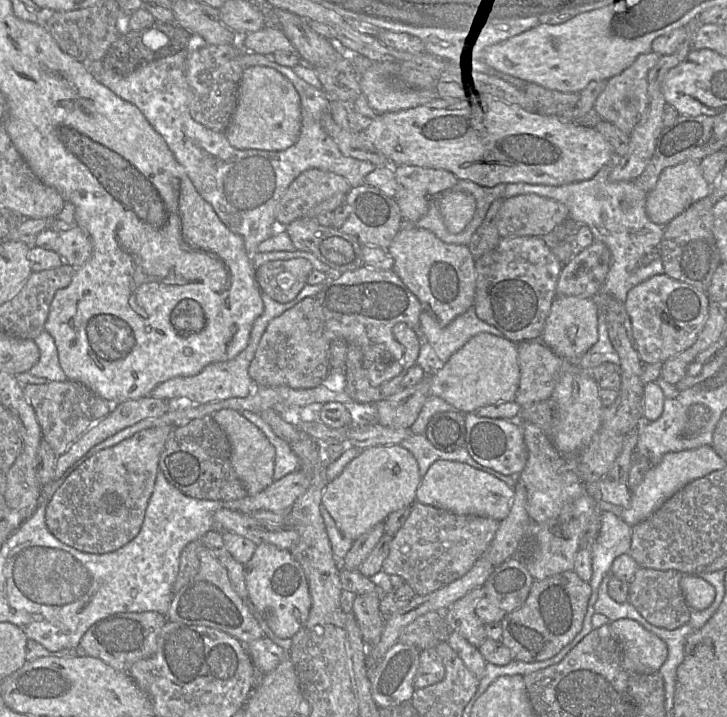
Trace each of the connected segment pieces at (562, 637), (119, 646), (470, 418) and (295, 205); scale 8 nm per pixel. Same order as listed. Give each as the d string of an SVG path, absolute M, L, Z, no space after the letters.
M565 571L534 581L527 599L500 621L501 643L510 649L513 660L526 663L552 658L580 632L592 590L574 571Z
M157 612L120 613L109 616L83 635L76 648L78 657L98 658L117 671L129 673L134 663L154 654L161 629L167 616Z
M475 413L465 414L464 447L478 464L505 476L517 478L526 466L527 448L520 422L516 420L480 417Z
M316 168L302 172L288 186L276 207L278 228L284 229L322 201L337 193L347 194L349 190L348 181L335 173Z

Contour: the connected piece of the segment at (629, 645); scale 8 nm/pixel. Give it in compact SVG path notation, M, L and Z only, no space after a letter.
M632 619L611 621L609 627L621 647L623 669L637 674L659 671L668 654L661 638Z

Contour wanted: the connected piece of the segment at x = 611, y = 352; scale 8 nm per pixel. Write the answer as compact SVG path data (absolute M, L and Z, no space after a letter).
M600 309L598 316L598 335L596 344L578 360L579 366L584 369L591 369L608 362L619 366L619 355L610 342L605 316Z

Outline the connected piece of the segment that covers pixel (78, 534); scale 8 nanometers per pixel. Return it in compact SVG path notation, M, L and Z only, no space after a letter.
M174 427L148 428L105 448L77 467L58 488L46 508L45 522L63 544L90 554L114 552L140 532L152 495L159 459Z

